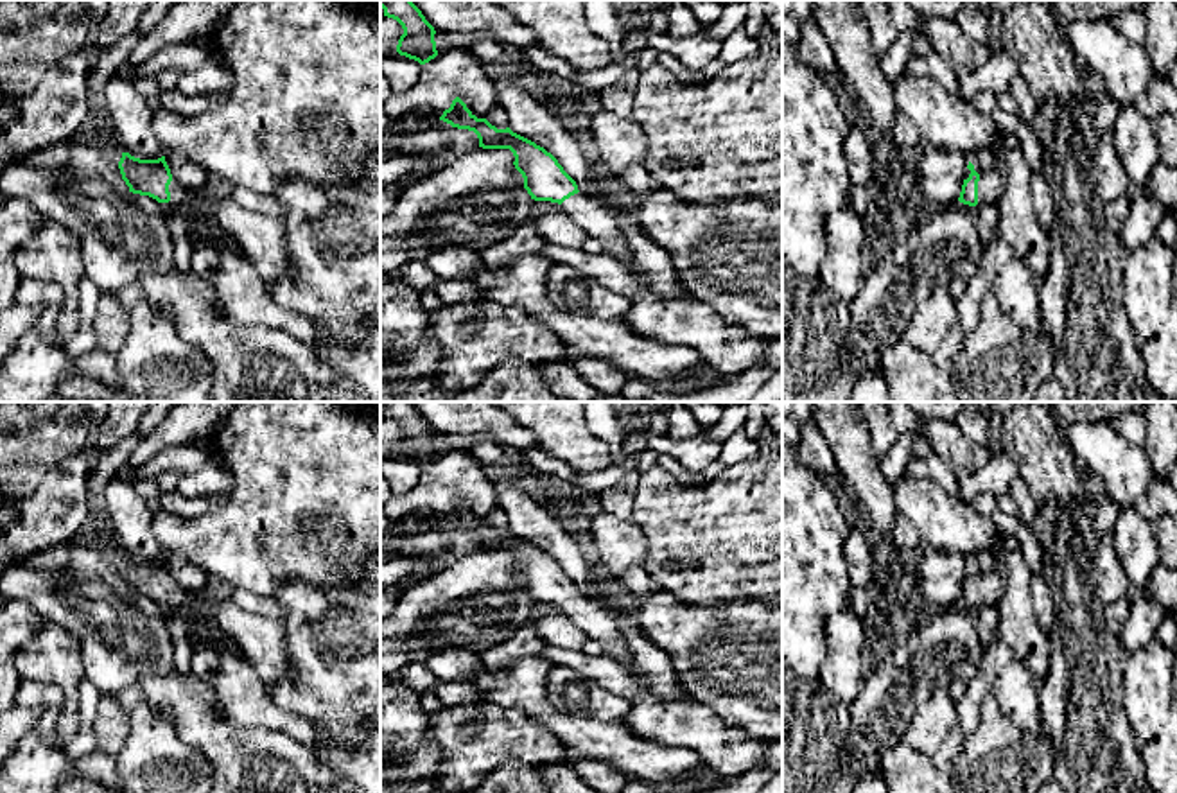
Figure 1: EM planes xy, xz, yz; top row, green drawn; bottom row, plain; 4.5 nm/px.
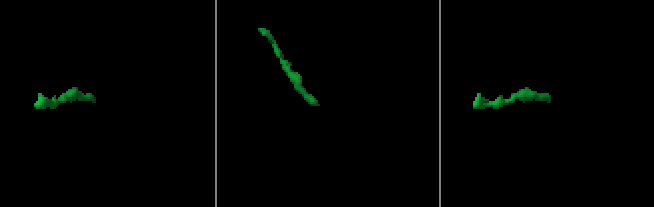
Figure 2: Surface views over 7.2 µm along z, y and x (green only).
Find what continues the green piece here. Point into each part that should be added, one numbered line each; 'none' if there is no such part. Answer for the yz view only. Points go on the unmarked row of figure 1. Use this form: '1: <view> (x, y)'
1: yz (991, 585)

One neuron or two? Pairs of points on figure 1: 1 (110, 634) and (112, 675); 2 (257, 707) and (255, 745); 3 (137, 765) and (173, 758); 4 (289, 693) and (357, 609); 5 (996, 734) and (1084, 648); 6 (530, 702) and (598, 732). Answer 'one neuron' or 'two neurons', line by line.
1: one neuron
2: two neurons
3: one neuron
4: one neuron
5: two neurons
6: one neuron

